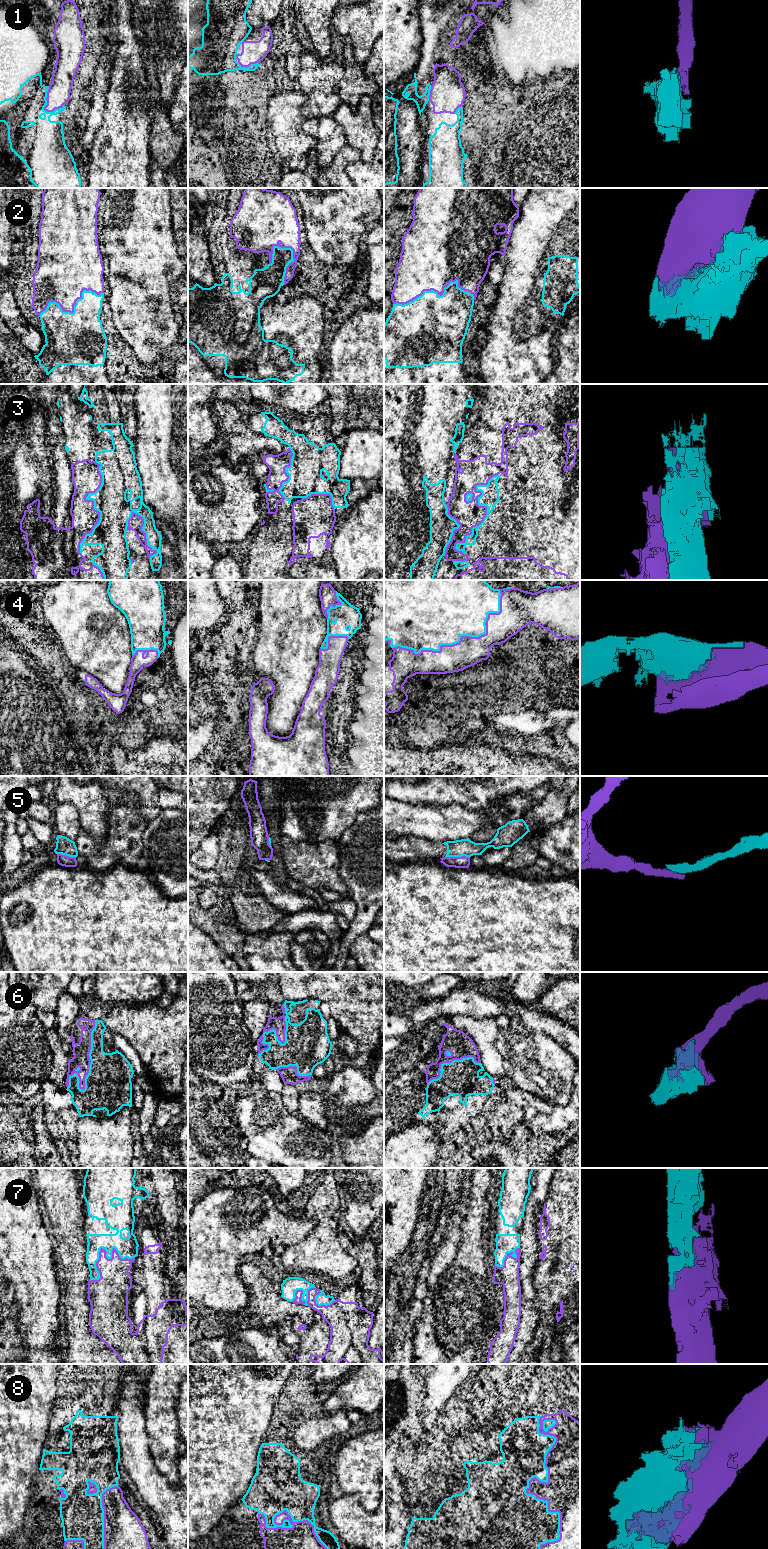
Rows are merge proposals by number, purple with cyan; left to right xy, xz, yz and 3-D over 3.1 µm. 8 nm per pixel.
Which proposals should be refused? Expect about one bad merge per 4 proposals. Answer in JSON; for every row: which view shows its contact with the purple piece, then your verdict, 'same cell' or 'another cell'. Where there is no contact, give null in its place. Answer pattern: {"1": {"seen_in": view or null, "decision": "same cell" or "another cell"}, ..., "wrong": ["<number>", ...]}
{"1": {"seen_in": "xy", "decision": "same cell"}, "2": {"seen_in": "yz", "decision": "same cell"}, "3": {"seen_in": "yz", "decision": "another cell"}, "4": {"seen_in": "yz", "decision": "same cell"}, "5": {"seen_in": "yz", "decision": "another cell"}, "6": {"seen_in": "xy", "decision": "same cell"}, "7": {"seen_in": "xy", "decision": "same cell"}, "8": {"seen_in": "yz", "decision": "same cell"}, "wrong": ["3", "5"]}

